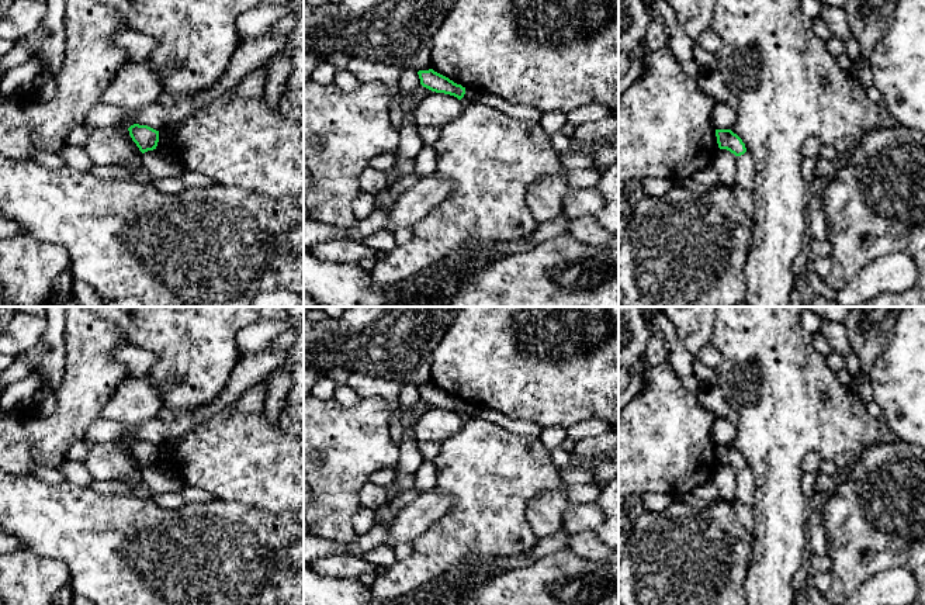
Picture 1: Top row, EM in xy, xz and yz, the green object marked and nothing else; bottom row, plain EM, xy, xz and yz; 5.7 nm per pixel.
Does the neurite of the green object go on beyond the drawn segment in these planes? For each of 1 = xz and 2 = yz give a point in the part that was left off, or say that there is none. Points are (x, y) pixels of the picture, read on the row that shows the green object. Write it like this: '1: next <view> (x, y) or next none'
1: next none
2: next none

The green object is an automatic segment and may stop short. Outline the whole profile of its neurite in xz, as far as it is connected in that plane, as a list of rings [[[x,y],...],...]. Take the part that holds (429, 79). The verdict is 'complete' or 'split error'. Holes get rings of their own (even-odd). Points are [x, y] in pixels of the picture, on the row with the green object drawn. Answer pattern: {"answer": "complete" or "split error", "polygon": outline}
{"answer": "complete", "polygon": [[[433,69],[419,70],[418,75],[420,84],[432,91],[450,94],[457,97],[458,100],[461,100],[465,94],[465,87],[454,83],[453,80],[434,72]]]}

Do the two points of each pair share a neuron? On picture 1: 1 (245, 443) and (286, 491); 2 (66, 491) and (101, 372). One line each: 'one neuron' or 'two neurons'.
1: one neuron
2: two neurons

